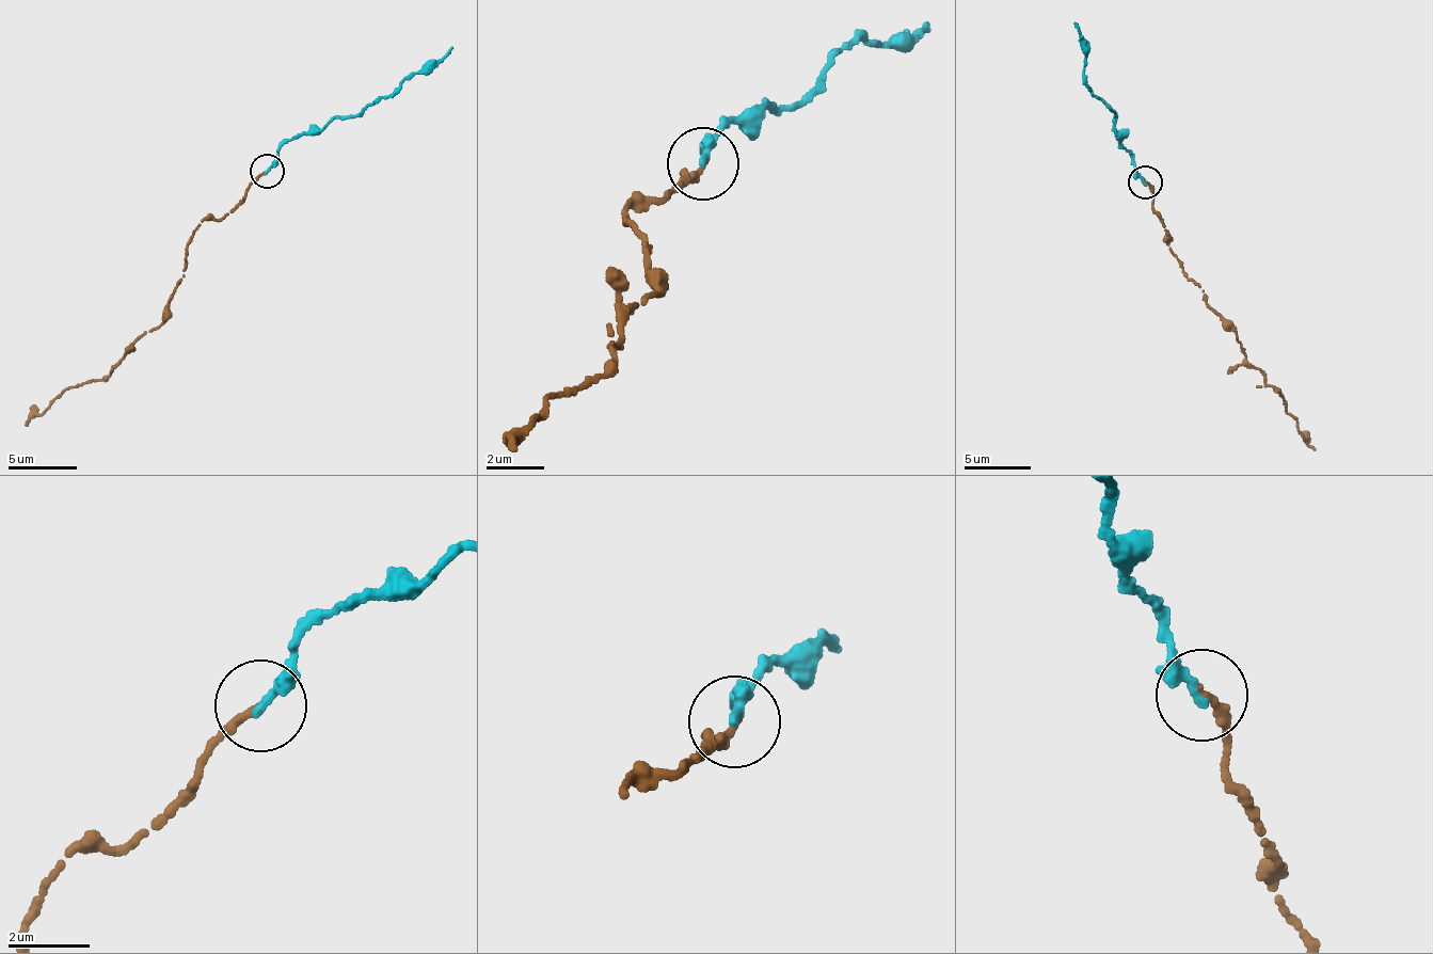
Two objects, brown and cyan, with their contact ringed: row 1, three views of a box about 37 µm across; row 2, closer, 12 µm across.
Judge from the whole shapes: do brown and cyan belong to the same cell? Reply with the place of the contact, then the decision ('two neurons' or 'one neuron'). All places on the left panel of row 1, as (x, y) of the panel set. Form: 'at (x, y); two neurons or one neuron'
at (267, 171); one neuron

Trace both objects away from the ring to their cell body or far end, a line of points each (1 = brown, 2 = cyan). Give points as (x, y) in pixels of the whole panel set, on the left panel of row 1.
1: (266, 172), (221, 219), (206, 219), (193, 231), (163, 321), (128, 350), (108, 376), (67, 386), (25, 426)
2: (266, 172), (291, 139), (384, 99), (402, 80), (426, 73), (452, 49)

